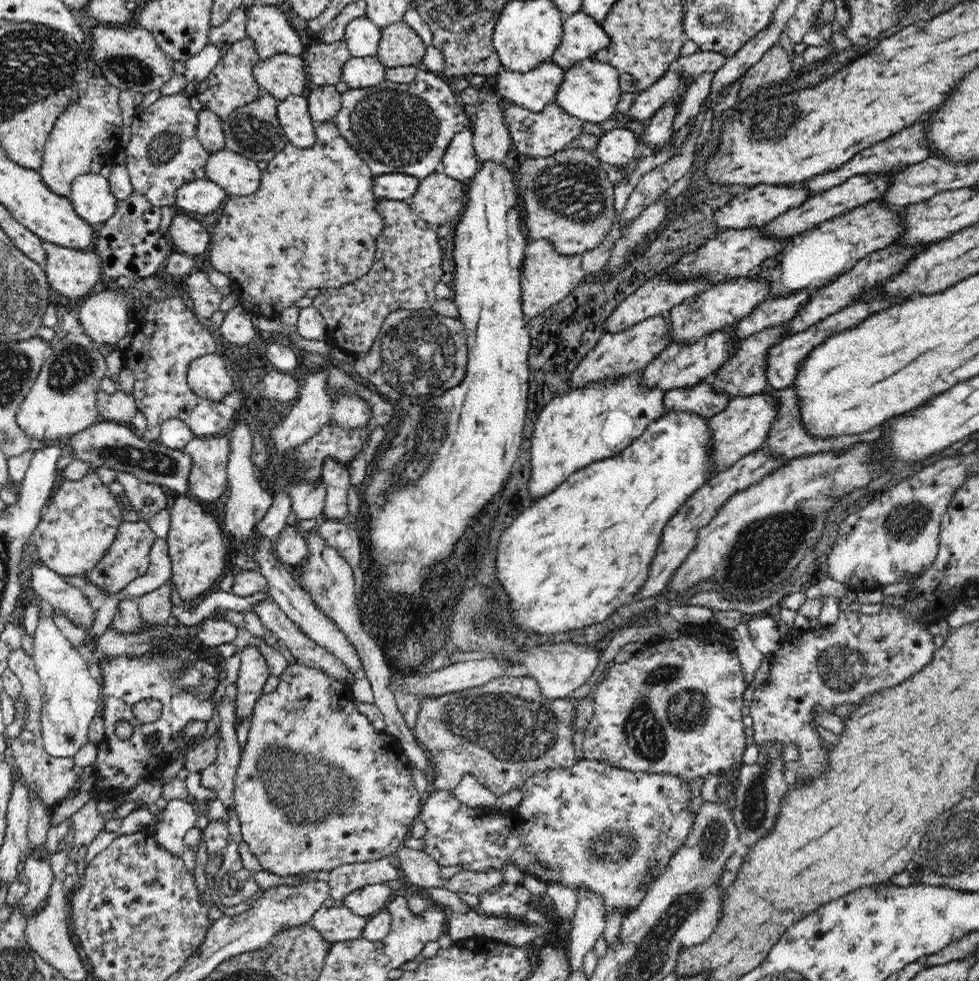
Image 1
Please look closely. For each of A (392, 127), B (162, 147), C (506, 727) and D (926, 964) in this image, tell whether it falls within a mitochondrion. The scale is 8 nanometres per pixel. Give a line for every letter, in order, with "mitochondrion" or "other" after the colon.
A: mitochondrion
B: mitochondrion
C: mitochondrion
D: other

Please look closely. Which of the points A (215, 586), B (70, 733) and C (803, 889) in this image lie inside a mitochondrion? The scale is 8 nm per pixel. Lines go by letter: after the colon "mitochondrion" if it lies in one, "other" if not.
A: other
B: mitochondrion
C: other

